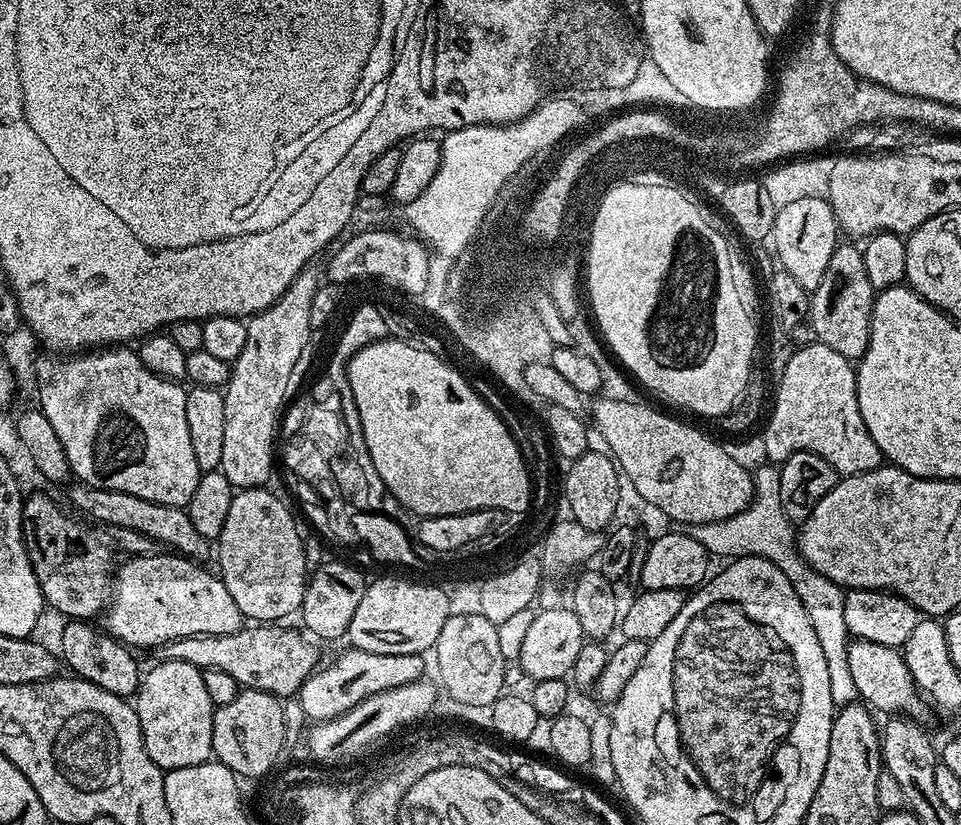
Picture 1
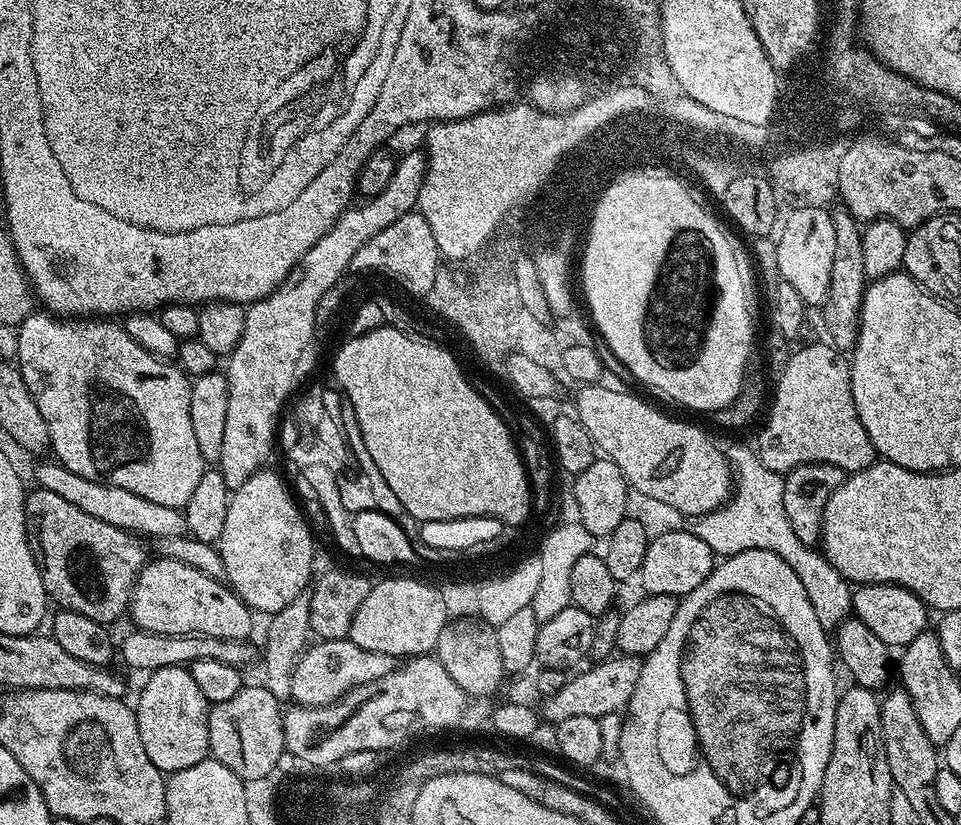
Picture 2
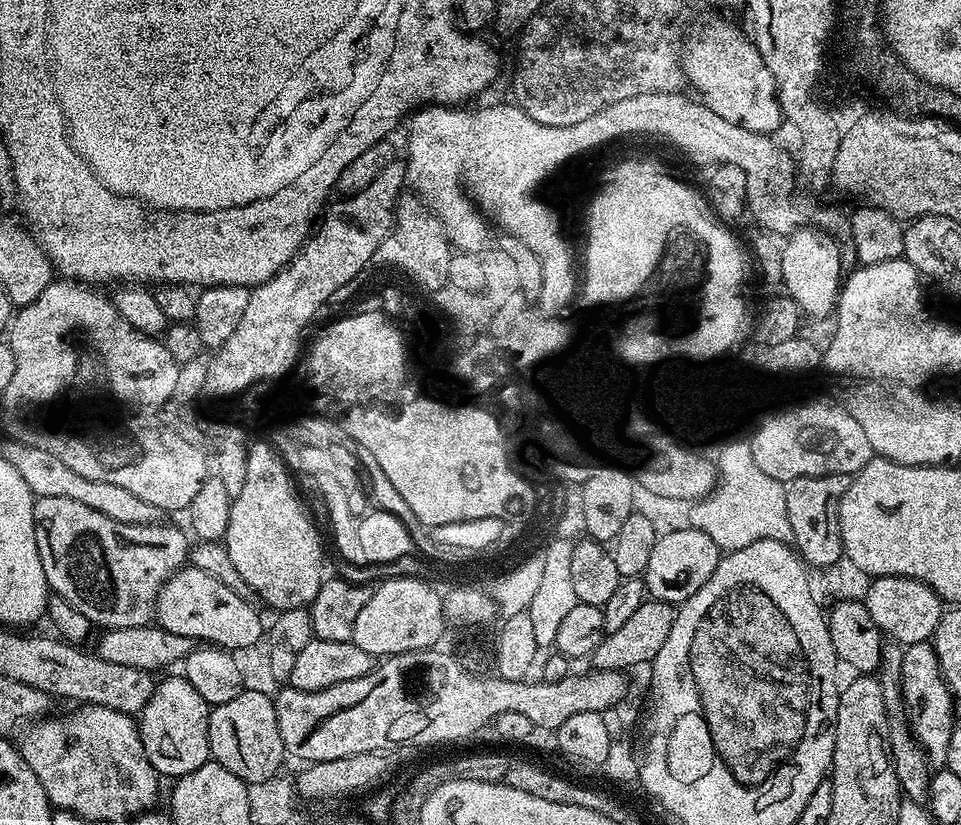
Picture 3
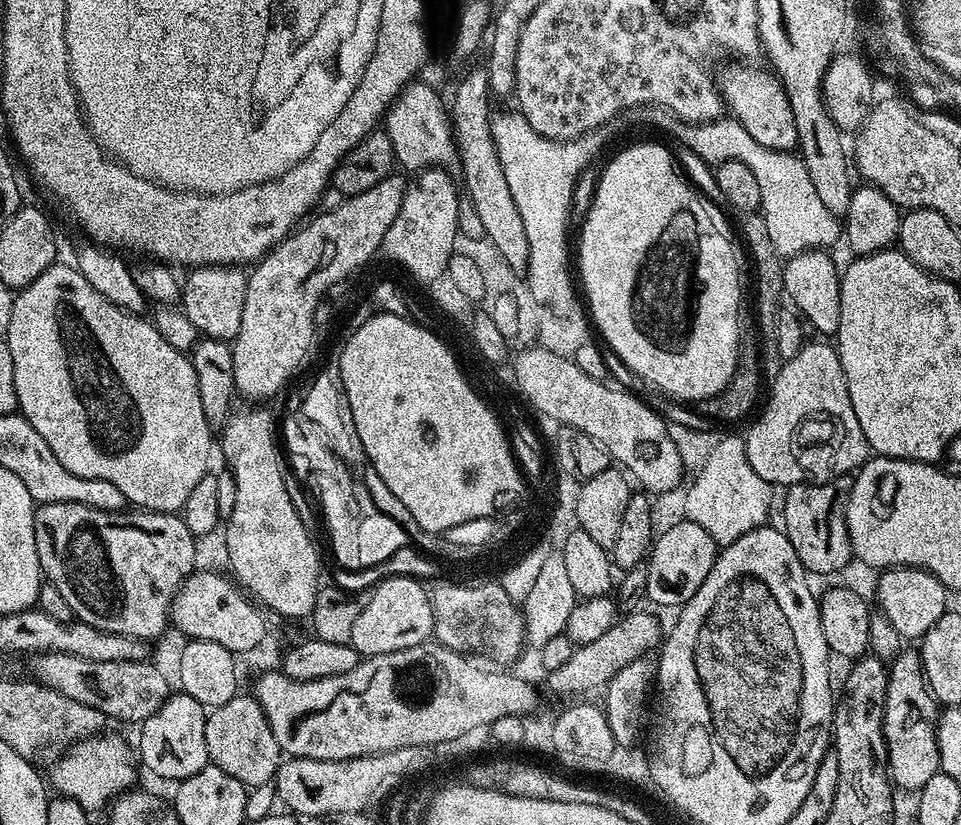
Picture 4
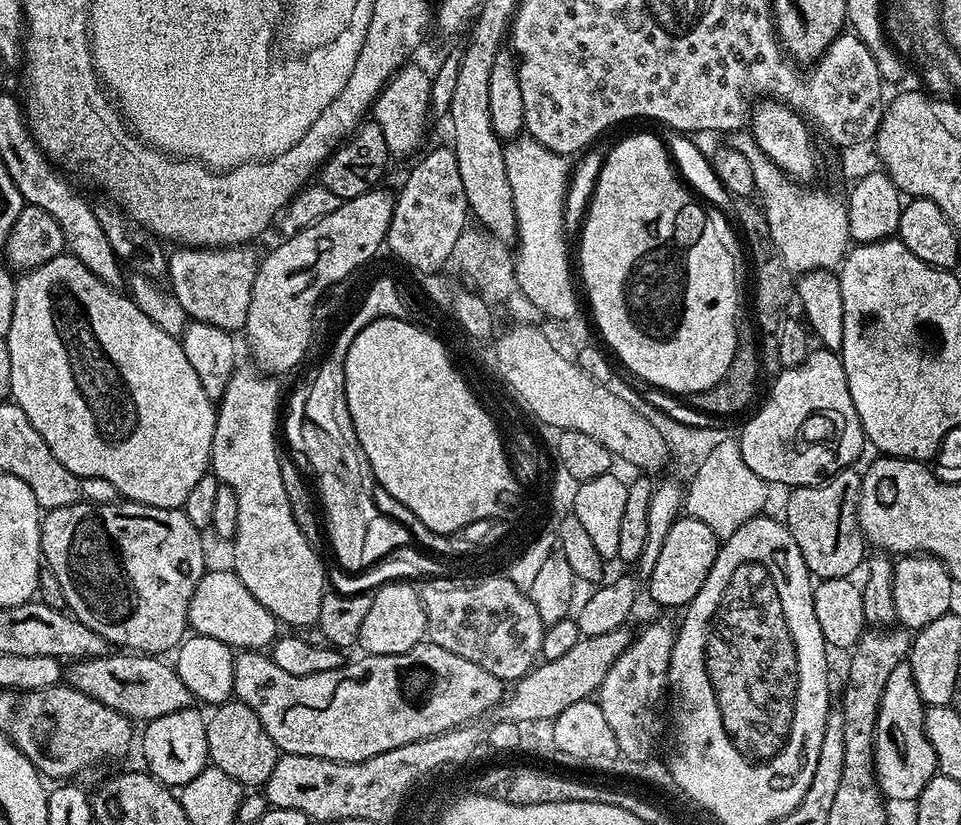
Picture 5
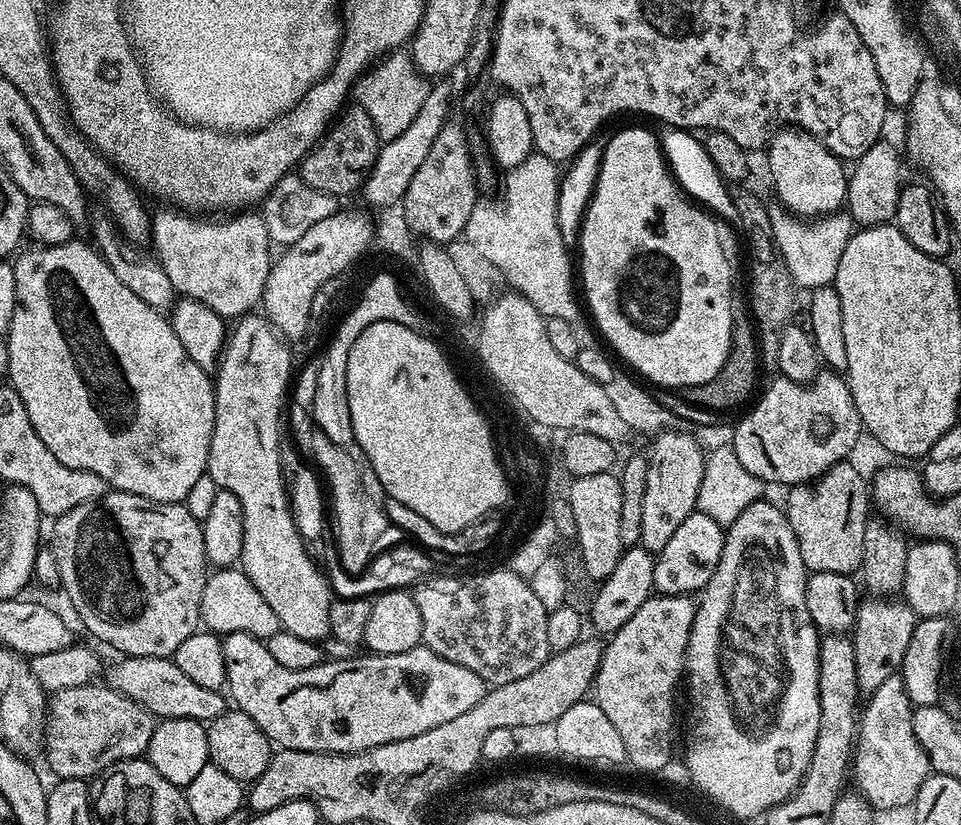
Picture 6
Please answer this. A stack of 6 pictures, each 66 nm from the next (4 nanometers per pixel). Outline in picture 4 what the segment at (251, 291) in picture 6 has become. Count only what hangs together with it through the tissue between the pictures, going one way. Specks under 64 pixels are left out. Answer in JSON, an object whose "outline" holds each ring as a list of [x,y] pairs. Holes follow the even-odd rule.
{"outline":[[[210,264],[193,268],[182,280],[182,307],[194,322],[201,337],[211,340],[233,341],[242,326],[242,305],[246,303],[248,277],[239,267]]]}

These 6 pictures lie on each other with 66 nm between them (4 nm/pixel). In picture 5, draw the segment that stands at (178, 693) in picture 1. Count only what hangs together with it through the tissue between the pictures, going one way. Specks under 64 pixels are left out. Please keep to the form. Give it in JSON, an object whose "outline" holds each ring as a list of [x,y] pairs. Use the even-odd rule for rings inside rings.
{"outline":[[[196,706],[174,710],[174,714],[162,714],[162,718],[154,718],[143,725],[146,768],[160,783],[183,786],[190,782],[190,778],[198,778],[198,774],[209,763],[206,716],[199,710]]]}

